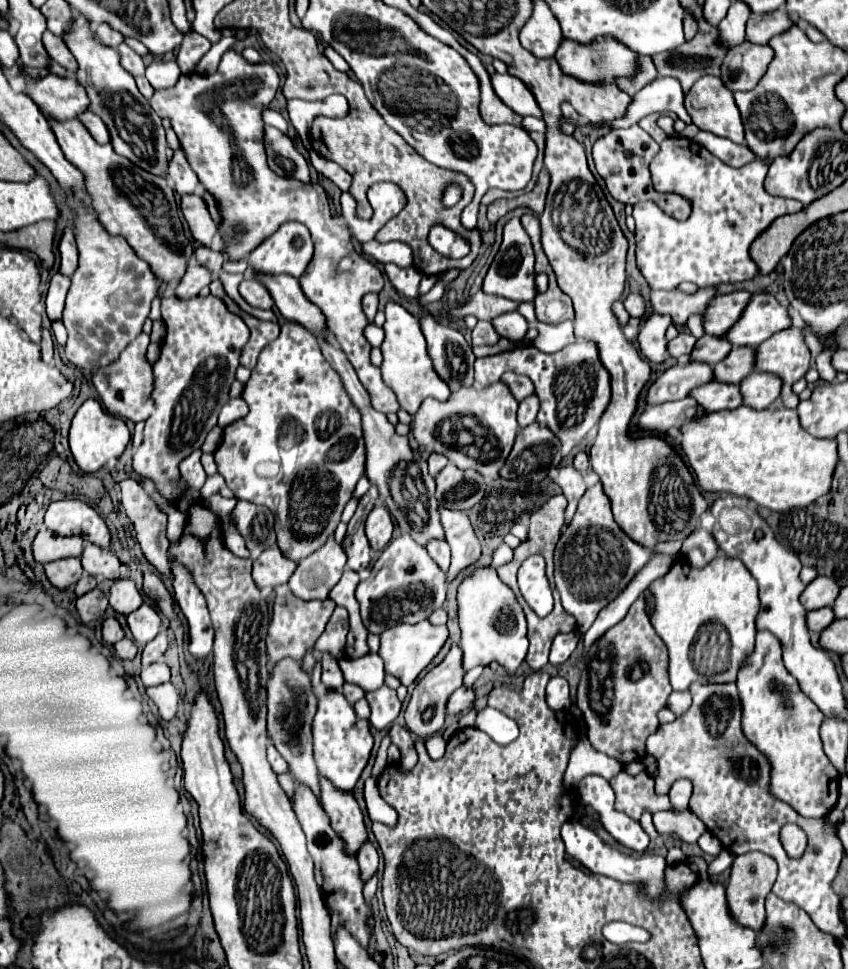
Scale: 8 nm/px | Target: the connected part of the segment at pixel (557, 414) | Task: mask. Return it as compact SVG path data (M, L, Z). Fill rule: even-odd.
M592 341L566 345L566 349L560 349L558 353L542 353L534 347L520 347L514 351L476 359L474 369L476 381L482 387L496 383L506 371L530 377L534 383L534 391L540 399L538 423L552 429L552 433L560 441L584 439L610 401L610 377L598 357L598 347L594 347Z

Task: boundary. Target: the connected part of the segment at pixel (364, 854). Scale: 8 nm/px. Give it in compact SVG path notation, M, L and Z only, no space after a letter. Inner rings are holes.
M366 841L366 845L362 845L362 849L358 849L358 865L362 871L362 879L368 881L376 869L378 869L378 853L374 849L374 845L370 841Z

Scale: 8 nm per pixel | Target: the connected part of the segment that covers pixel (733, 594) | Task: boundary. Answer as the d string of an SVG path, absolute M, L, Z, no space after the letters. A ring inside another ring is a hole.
M718 555L710 565L704 569L694 569L688 565L684 557L676 561L676 565L660 579L652 581L648 591L656 599L654 615L650 617L652 627L660 635L660 639L666 643L669 655L669 681L674 691L684 691L690 687L690 683L730 683L736 681L738 669L742 667L742 659L754 651L754 637L756 637L756 615L760 609L758 599L758 585L754 577L746 571L746 567L738 559L730 559L726 555ZM718 623L728 631L730 637L730 651L728 651L728 663L724 671L718 671L716 675L710 675L710 681L706 675L702 675L696 669L696 663L692 659L694 643L698 639L698 633L704 625Z

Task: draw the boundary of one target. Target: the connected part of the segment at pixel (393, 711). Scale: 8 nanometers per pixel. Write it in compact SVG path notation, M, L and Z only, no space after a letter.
M383 685L378 691L366 693L366 699L370 703L370 723L376 729L386 729L400 713L400 701L396 697L396 691Z

